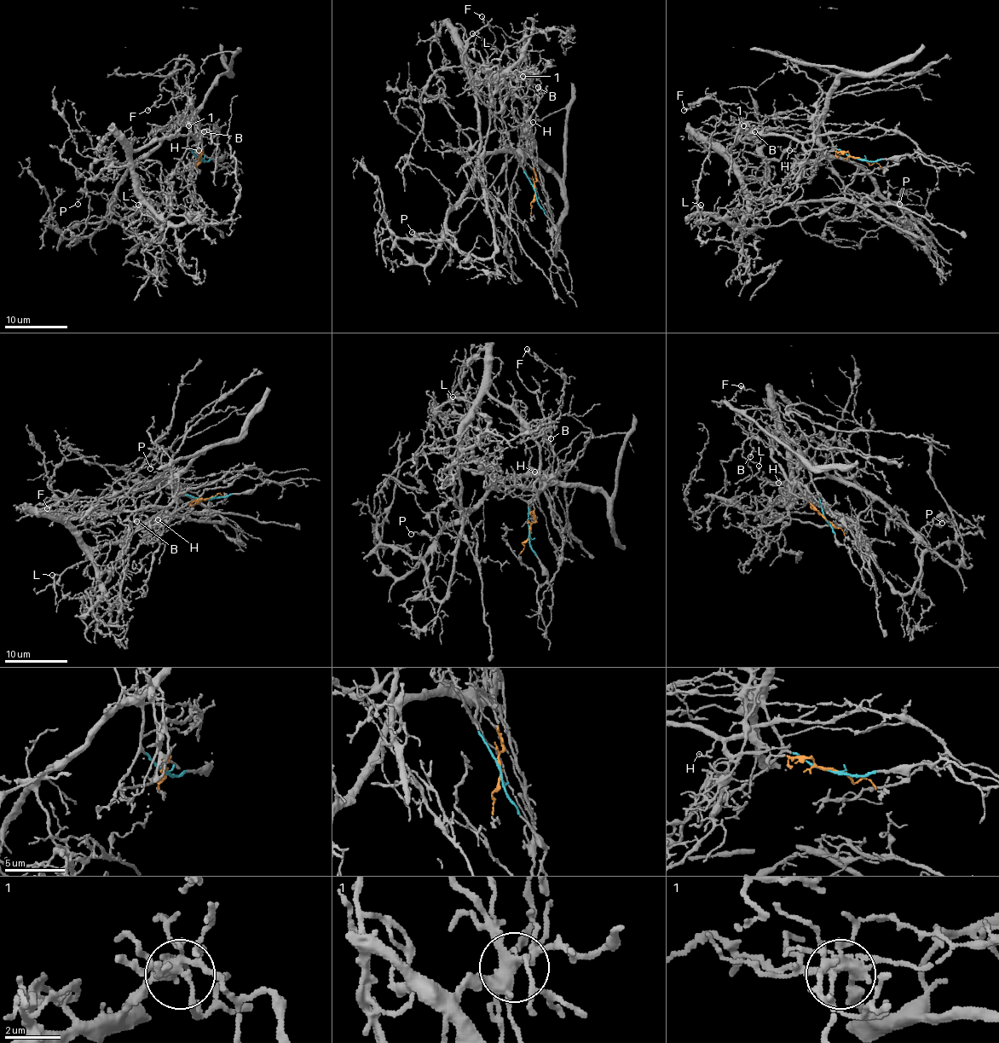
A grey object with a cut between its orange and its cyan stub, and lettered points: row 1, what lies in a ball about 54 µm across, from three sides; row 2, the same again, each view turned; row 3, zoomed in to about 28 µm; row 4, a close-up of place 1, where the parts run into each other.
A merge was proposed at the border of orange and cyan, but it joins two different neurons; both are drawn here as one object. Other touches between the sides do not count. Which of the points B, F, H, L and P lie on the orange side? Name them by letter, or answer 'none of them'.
B, F, H, L

